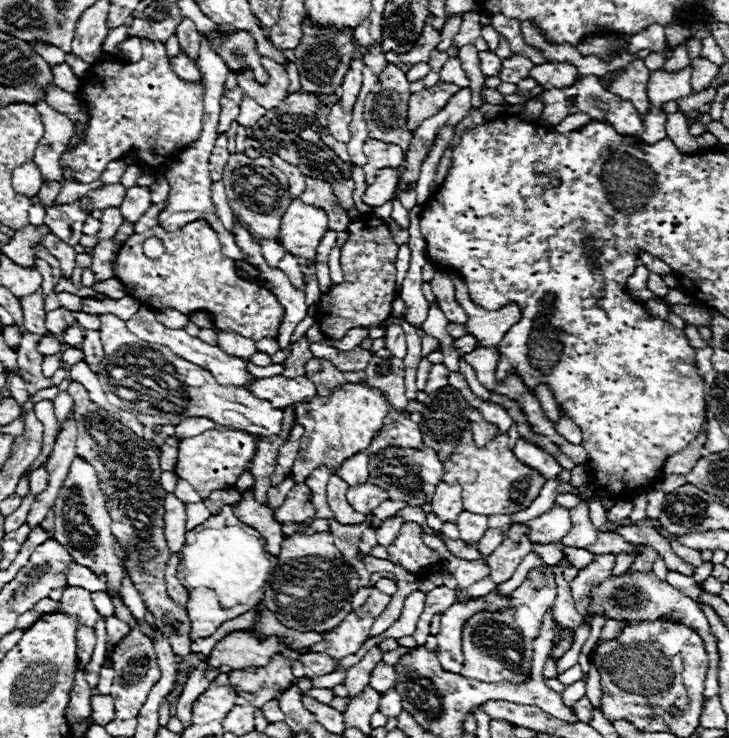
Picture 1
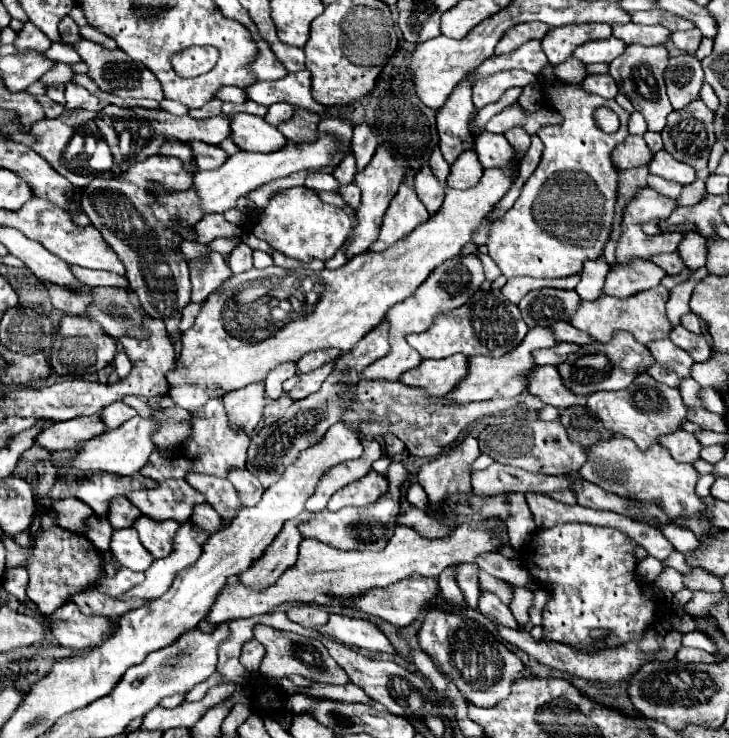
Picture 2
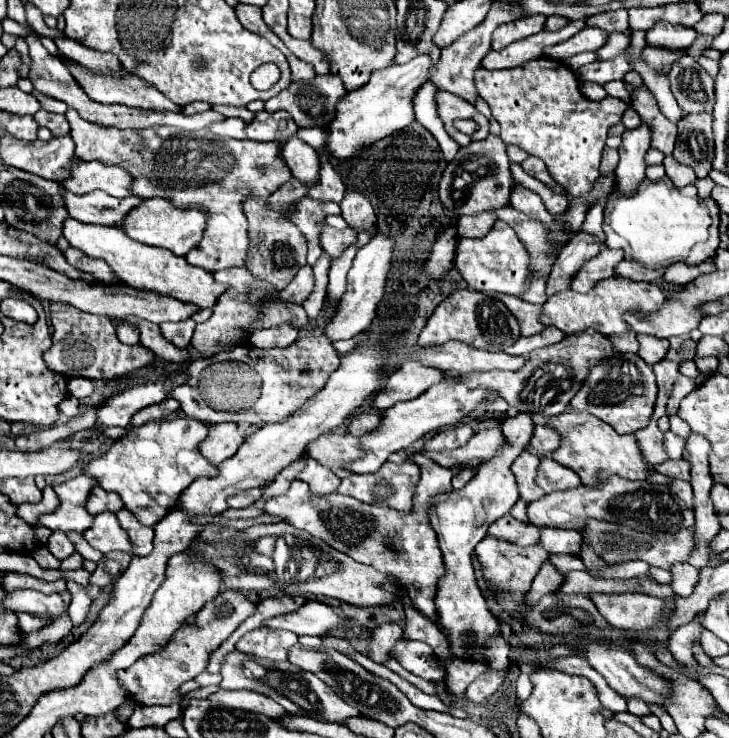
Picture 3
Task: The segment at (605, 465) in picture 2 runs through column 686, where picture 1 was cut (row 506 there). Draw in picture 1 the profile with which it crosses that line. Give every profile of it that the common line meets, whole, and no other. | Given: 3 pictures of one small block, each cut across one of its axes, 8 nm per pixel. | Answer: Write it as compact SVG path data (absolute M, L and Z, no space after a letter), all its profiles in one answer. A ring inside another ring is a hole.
M466 424L466 430L450 458L444 460L444 480L456 480L462 486L464 510L486 516L514 514L526 510L546 484L546 478L542 474L534 472L534 468L528 468L514 456L514 450L508 444L508 434L500 434L494 440L490 440L490 444L480 448L472 440L470 424Z

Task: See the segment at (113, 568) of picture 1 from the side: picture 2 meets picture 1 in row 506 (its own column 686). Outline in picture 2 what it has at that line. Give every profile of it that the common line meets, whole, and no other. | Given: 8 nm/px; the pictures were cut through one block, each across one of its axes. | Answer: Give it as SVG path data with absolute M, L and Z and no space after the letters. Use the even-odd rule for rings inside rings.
M680 54L670 58L666 68L666 88L674 110L682 110L698 98L704 72L700 62L692 54Z

